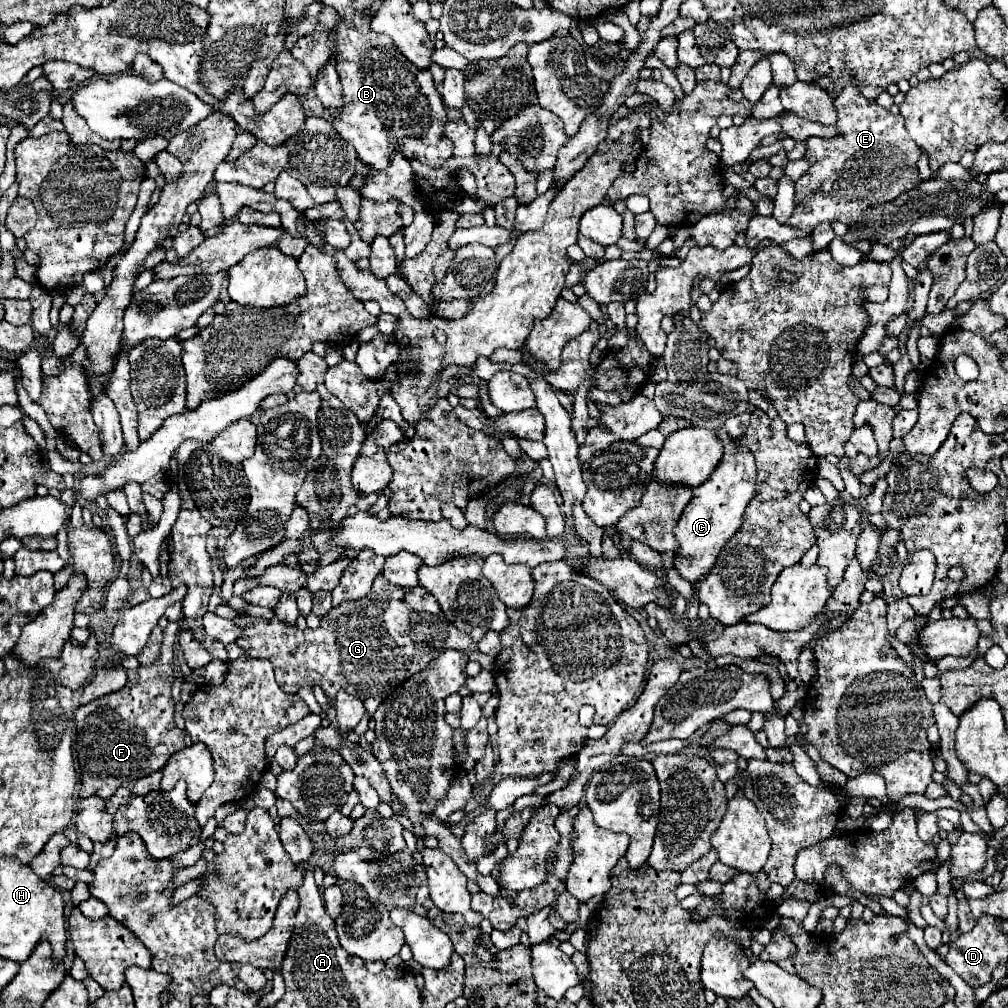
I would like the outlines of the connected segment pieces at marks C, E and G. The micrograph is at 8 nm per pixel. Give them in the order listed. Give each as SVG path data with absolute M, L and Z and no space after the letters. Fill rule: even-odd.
M724 427L716 431L716 437L724 443L724 457L720 459L720 465L714 469L712 477L694 489L692 501L686 505L674 529L674 535L680 543L680 547L676 549L676 569L690 583L712 569L726 541L730 541L740 529L748 501L756 495L756 461L752 457L752 451L738 445L738 441L732 439ZM688 555L694 555L692 561L686 559Z
M854 85L844 87L844 91L836 97L834 105L838 111L836 125L842 129L842 135L832 139L820 139L820 137L808 139L808 151L804 157L812 159L812 167L794 183L796 207L792 217L788 219L788 225L802 229L806 233L810 233L822 221L842 221L846 225L854 225L862 219L864 211L870 205L880 201L892 201L900 197L904 191L916 187L918 183L916 163L922 153L918 145L912 141L912 137L908 135L902 115L892 115L890 111L876 105L876 101L862 97L860 89Z
M380 575L374 581L372 591L368 597L360 601L346 601L340 607L332 609L326 617L322 617L320 629L298 629L296 625L286 625L278 617L266 621L262 617L240 615L234 619L236 625L242 629L240 639L236 641L246 655L268 659L276 673L276 683L286 693L296 693L302 687L322 687L328 697L336 697L338 691L352 693L366 703L368 713L374 713L378 705L396 691L408 677L422 671L430 661L438 657L444 649L460 649L466 651L472 645L472 637L460 629L456 629L442 611L438 611L438 601L428 593L424 587L404 589L392 587Z

